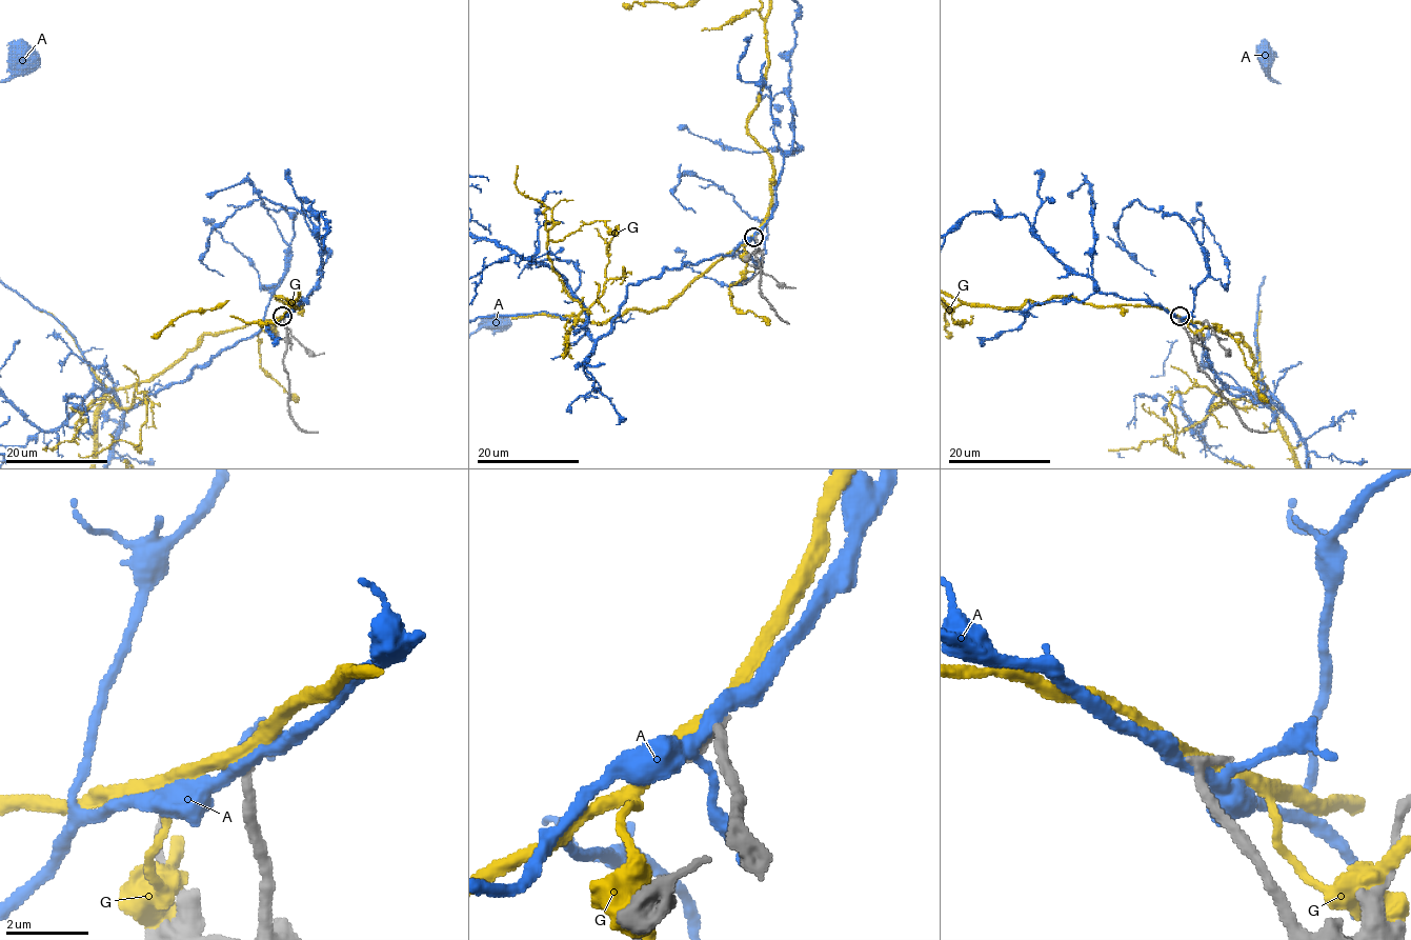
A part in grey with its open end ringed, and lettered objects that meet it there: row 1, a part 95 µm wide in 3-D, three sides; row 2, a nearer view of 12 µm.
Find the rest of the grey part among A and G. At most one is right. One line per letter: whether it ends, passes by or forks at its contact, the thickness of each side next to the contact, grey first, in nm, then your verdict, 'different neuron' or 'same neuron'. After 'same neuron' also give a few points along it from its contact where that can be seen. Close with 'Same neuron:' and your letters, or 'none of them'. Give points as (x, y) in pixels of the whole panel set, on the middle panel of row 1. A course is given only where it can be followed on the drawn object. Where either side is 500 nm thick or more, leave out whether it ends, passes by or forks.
A: it forks | 360/280 nm | different neuron
G: it passes by | 360/340 nm | different neuron
Same neuron: none of them

